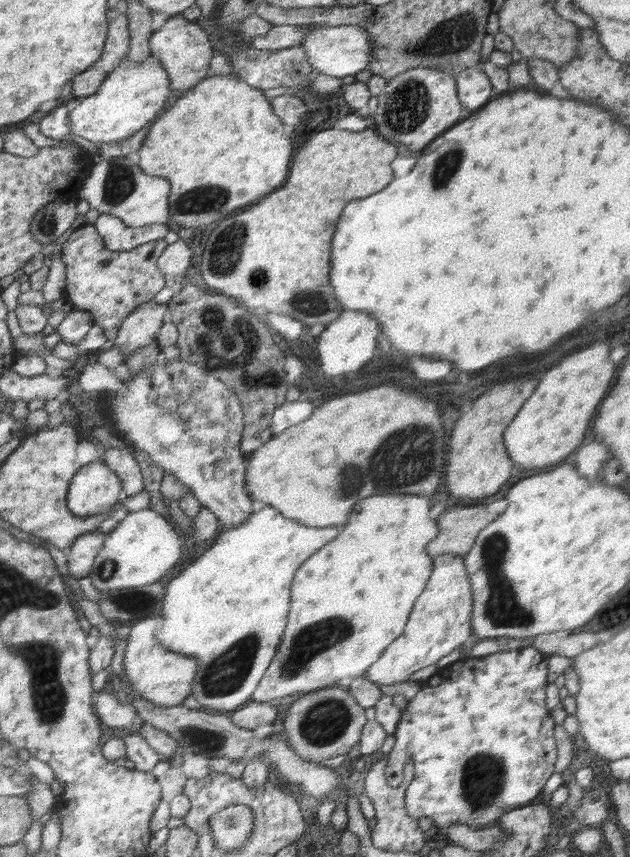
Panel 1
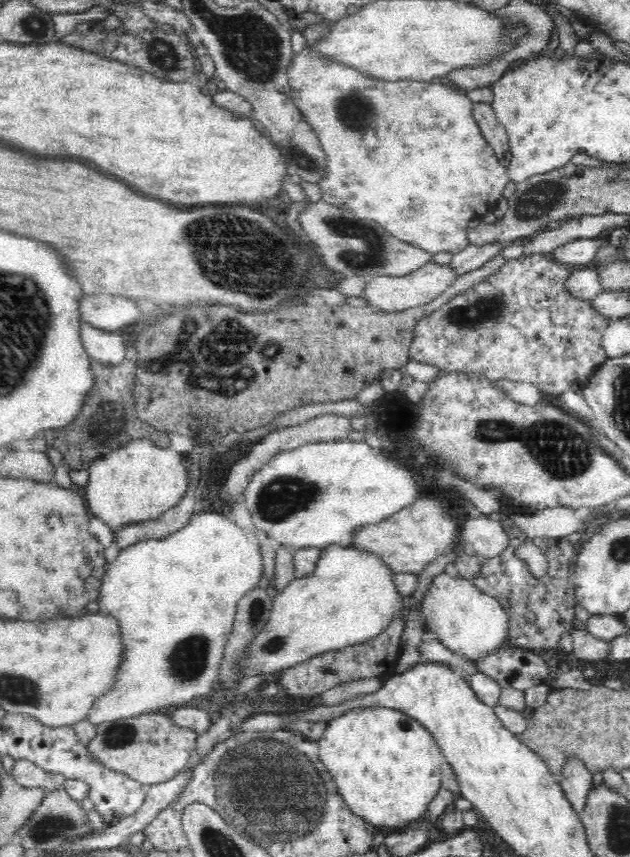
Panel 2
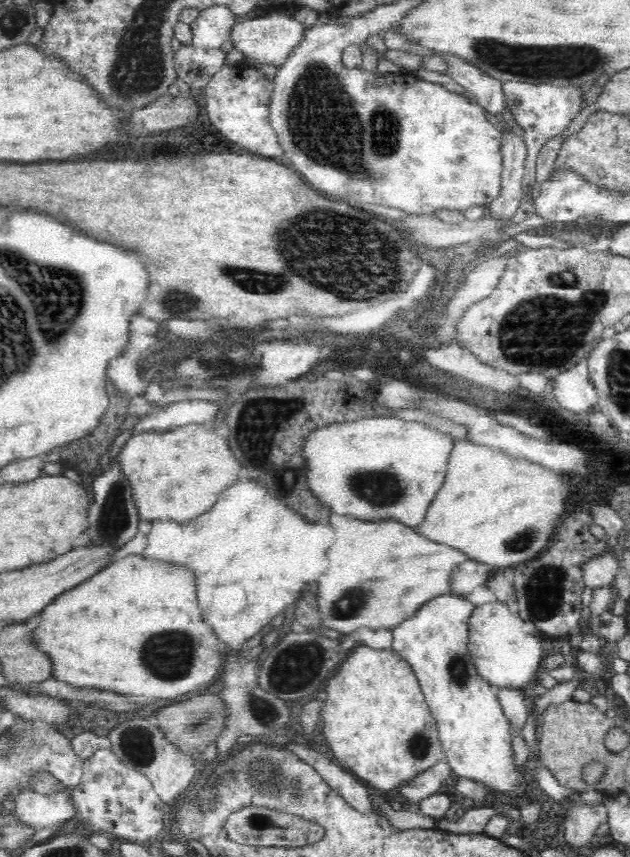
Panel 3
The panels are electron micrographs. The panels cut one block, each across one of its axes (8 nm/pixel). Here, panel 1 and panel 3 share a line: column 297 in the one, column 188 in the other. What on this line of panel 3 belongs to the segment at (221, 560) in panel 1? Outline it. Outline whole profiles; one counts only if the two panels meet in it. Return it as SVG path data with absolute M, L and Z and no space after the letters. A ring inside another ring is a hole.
M254 480L236 482L228 486L212 510L190 522L160 520L146 526L147 546L143 557L160 562L172 562L188 568L196 578L195 593L202 610L202 620L228 647L238 650L249 638L261 631L274 616L284 612L300 598L300 590L313 584L328 570L326 553L333 543L333 529L329 524L312 525L284 504L276 496L268 496L263 484Z

